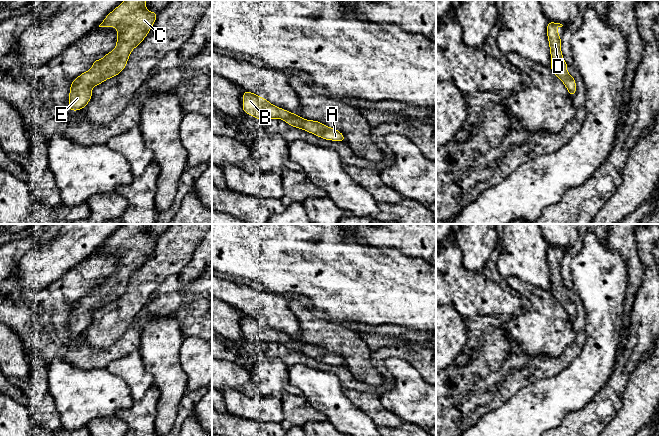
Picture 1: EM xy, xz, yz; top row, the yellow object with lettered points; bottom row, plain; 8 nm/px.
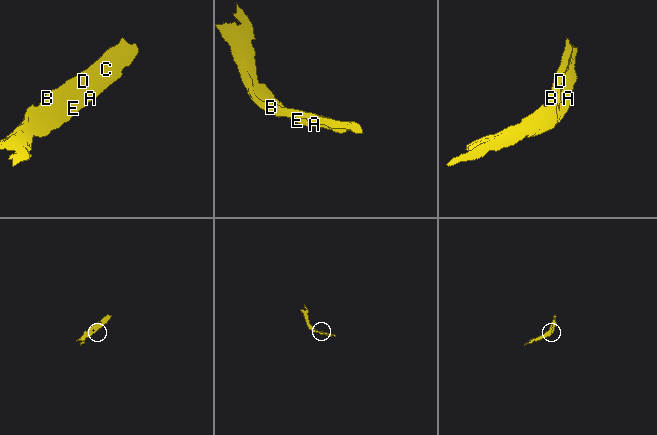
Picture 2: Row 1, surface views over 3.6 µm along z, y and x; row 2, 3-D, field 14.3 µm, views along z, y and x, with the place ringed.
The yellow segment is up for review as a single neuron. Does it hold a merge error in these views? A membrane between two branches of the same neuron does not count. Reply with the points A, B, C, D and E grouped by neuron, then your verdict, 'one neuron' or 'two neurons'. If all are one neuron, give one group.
groups A B C D E; one neuron

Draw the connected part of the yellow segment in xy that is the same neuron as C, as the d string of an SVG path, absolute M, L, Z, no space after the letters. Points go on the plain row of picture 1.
M124 224L105 241L99 251L117 253L116 272L102 283L92 285L93 291L73 304L69 316L70 335L85 332L94 310L125 293L132 274L147 261L157 240L158 237L146 233L146 224Z

